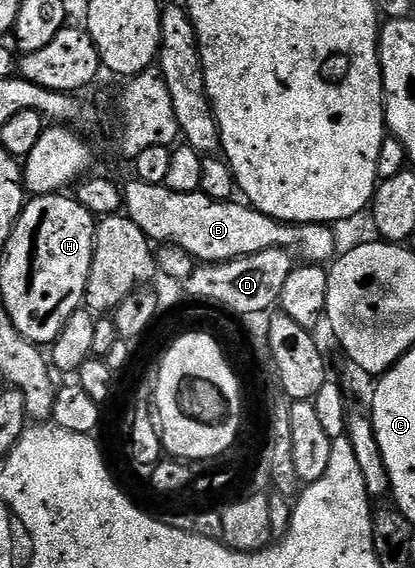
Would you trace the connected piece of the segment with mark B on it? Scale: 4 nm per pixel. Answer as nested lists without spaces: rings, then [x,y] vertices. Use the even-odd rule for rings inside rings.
[[[131,180],[124,186],[124,213],[133,220],[136,228],[140,228],[140,232],[144,232],[151,243],[175,246],[177,250],[183,250],[189,258],[193,258],[195,263],[231,262],[265,250],[287,250],[295,259],[306,264],[326,264],[326,261],[333,256],[334,234],[330,231],[333,229],[329,225],[320,222],[278,222],[239,202],[238,200],[217,202],[200,192],[192,194],[172,192],[165,184],[157,186],[137,180]]]

